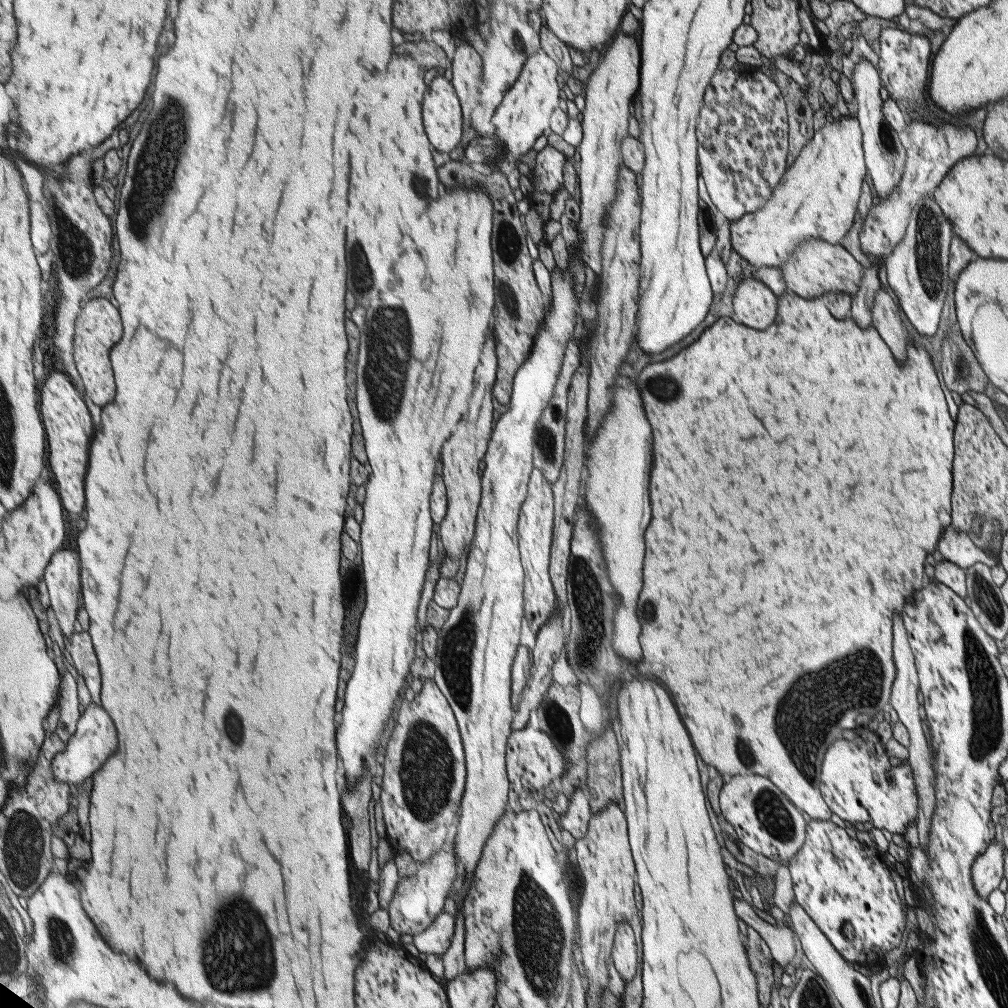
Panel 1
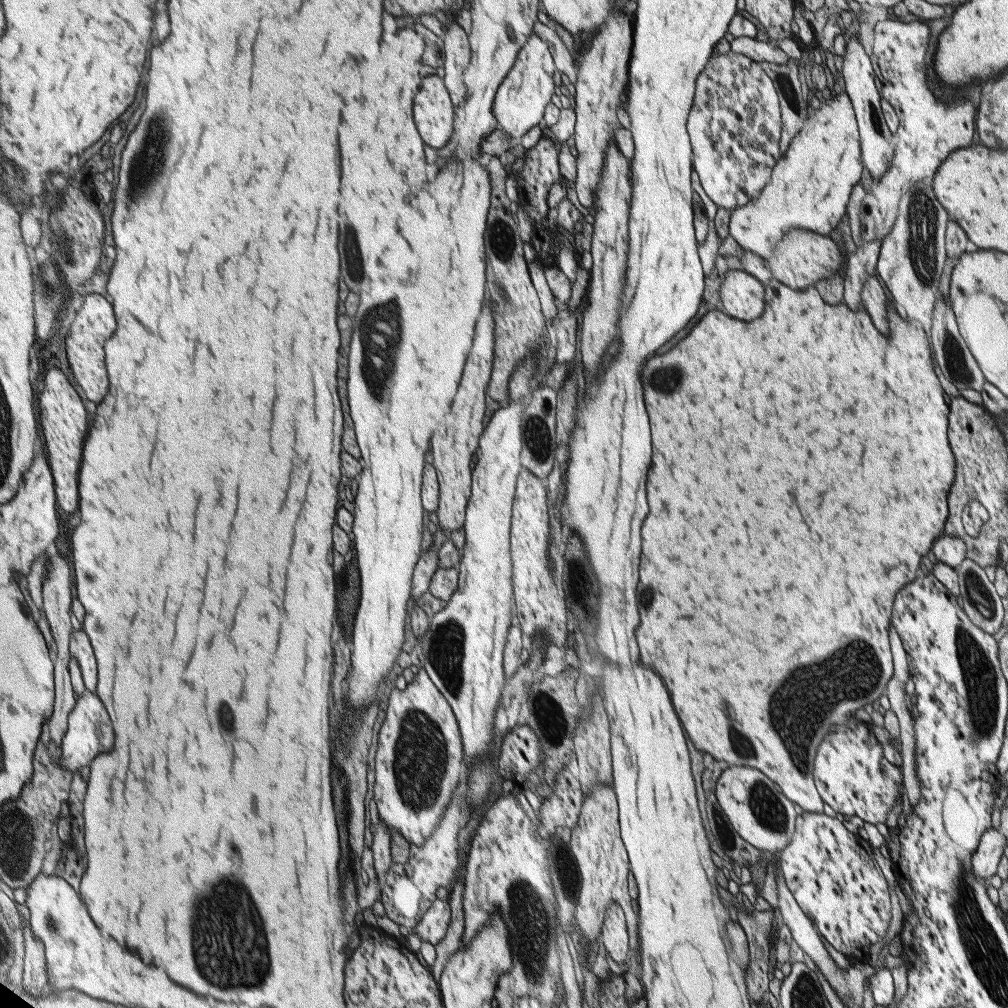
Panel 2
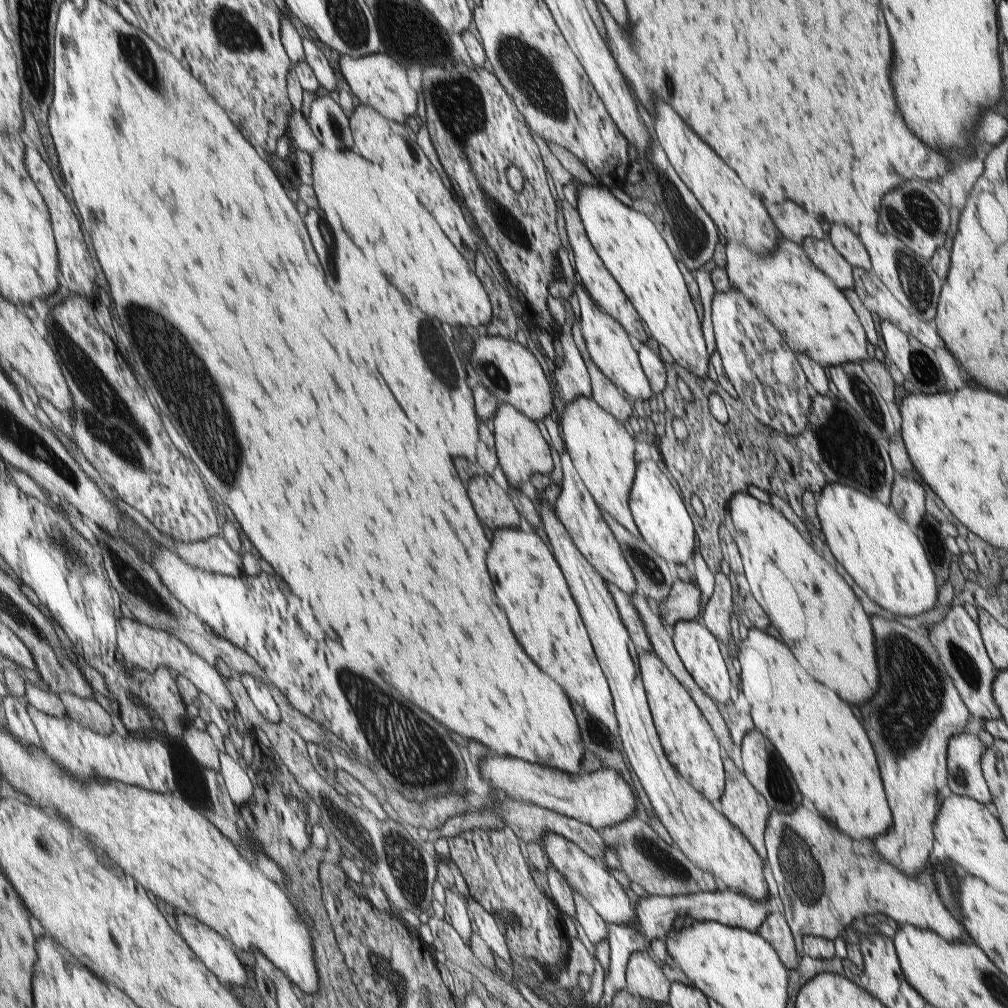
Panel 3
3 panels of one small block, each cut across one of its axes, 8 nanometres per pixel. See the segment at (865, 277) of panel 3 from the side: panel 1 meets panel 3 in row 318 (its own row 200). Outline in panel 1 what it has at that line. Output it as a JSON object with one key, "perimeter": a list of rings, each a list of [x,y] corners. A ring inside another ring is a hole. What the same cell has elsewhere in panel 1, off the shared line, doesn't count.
{"perimeter":[[[934,120],[932,124],[924,124],[924,122],[908,123],[906,130],[910,140],[910,148],[905,149],[907,159],[900,184],[891,190],[889,196],[880,197],[881,201],[878,205],[872,205],[862,232],[859,234],[861,249],[866,254],[872,256],[884,257],[892,254],[895,245],[904,238],[910,212],[914,208],[916,202],[927,196],[933,198],[933,193],[939,188],[939,184],[944,177],[951,172],[951,168],[966,156],[972,156],[972,152],[976,150],[976,134],[964,126],[964,128],[956,128],[952,124],[938,122]]]}

